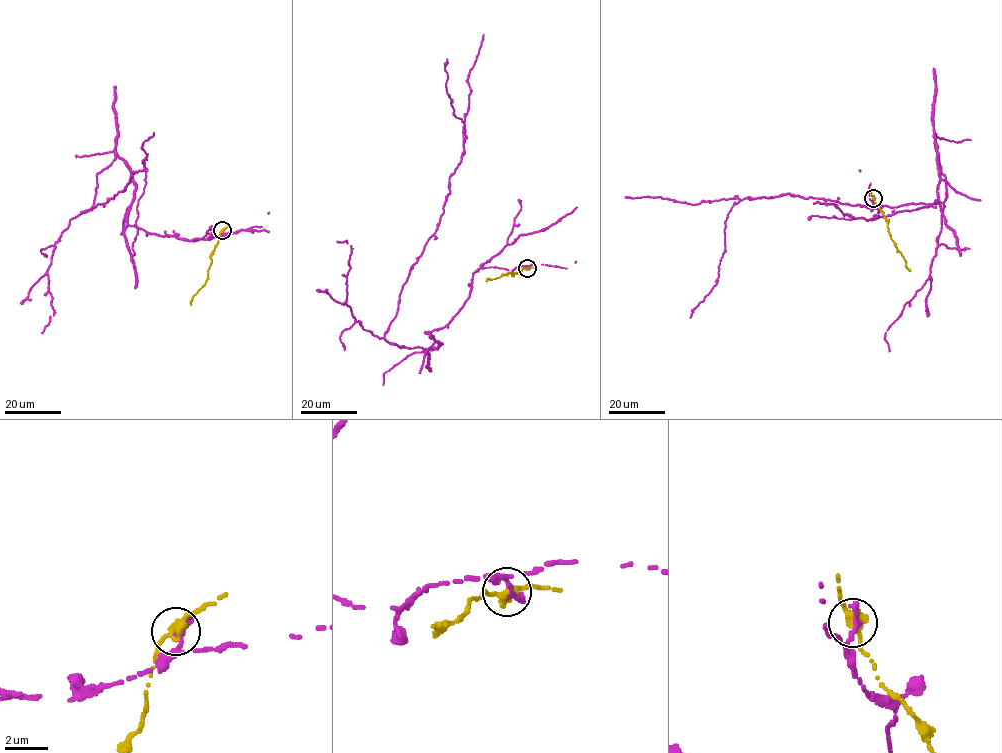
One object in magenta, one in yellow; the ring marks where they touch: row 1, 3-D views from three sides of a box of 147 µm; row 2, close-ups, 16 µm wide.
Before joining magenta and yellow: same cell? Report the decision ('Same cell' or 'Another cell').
Another cell

